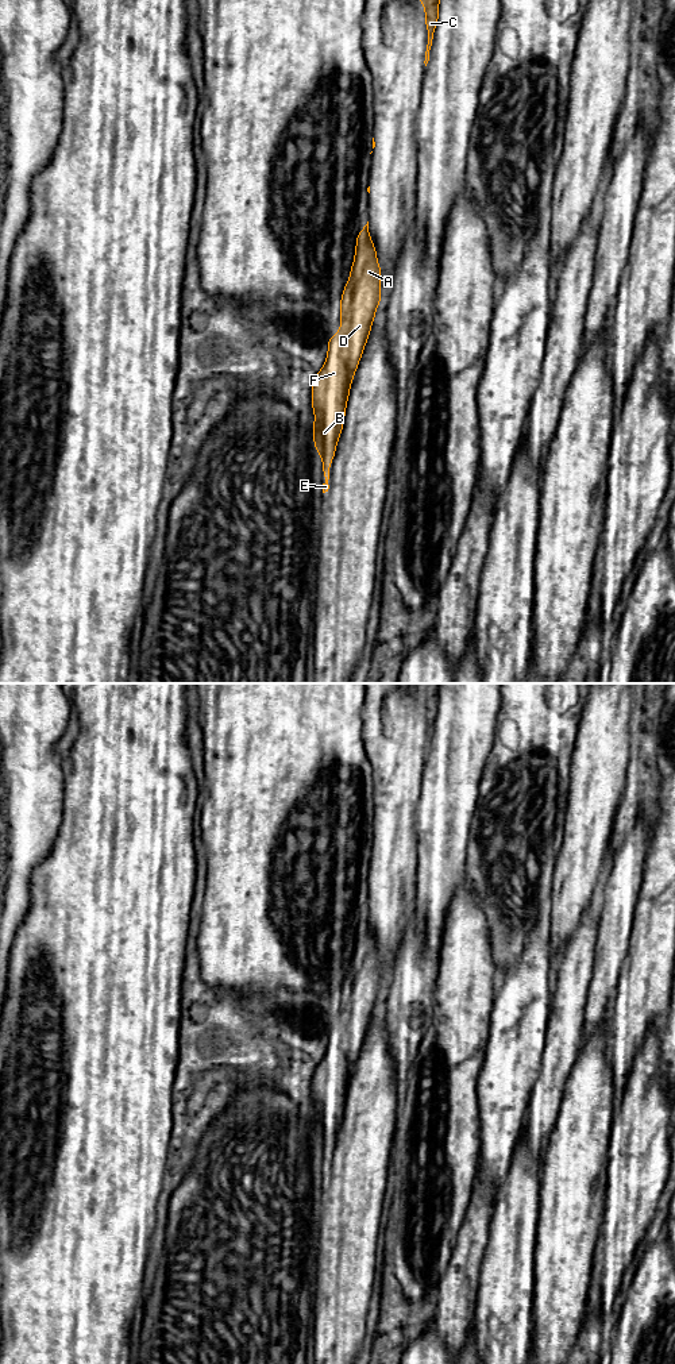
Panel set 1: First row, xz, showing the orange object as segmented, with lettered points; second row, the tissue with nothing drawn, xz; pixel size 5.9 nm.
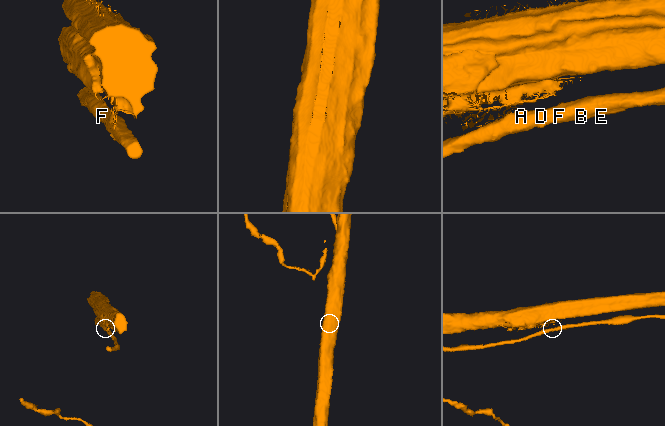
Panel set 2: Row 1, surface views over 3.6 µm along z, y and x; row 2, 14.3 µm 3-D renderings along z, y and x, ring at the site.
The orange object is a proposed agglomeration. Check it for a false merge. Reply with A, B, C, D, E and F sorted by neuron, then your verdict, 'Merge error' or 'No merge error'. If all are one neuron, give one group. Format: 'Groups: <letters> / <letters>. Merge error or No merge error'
Groups: A B D E F / C. Merge error

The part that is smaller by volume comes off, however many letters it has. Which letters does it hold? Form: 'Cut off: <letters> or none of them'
Cut off: A, B, D, E, F

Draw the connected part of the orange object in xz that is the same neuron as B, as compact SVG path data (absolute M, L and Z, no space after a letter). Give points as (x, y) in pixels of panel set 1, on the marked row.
M362 231L355 248L351 267L354 301L338 334L328 342L325 365L316 375L312 388L315 411L315 447L323 459L323 493L328 492L329 466L343 428L346 404L348 401L352 377L346 365L350 340L360 339L364 346L381 304L381 269L375 247L369 232Z

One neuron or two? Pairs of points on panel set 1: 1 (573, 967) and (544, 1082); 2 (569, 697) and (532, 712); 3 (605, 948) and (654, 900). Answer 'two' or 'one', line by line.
1: one
2: one
3: two

